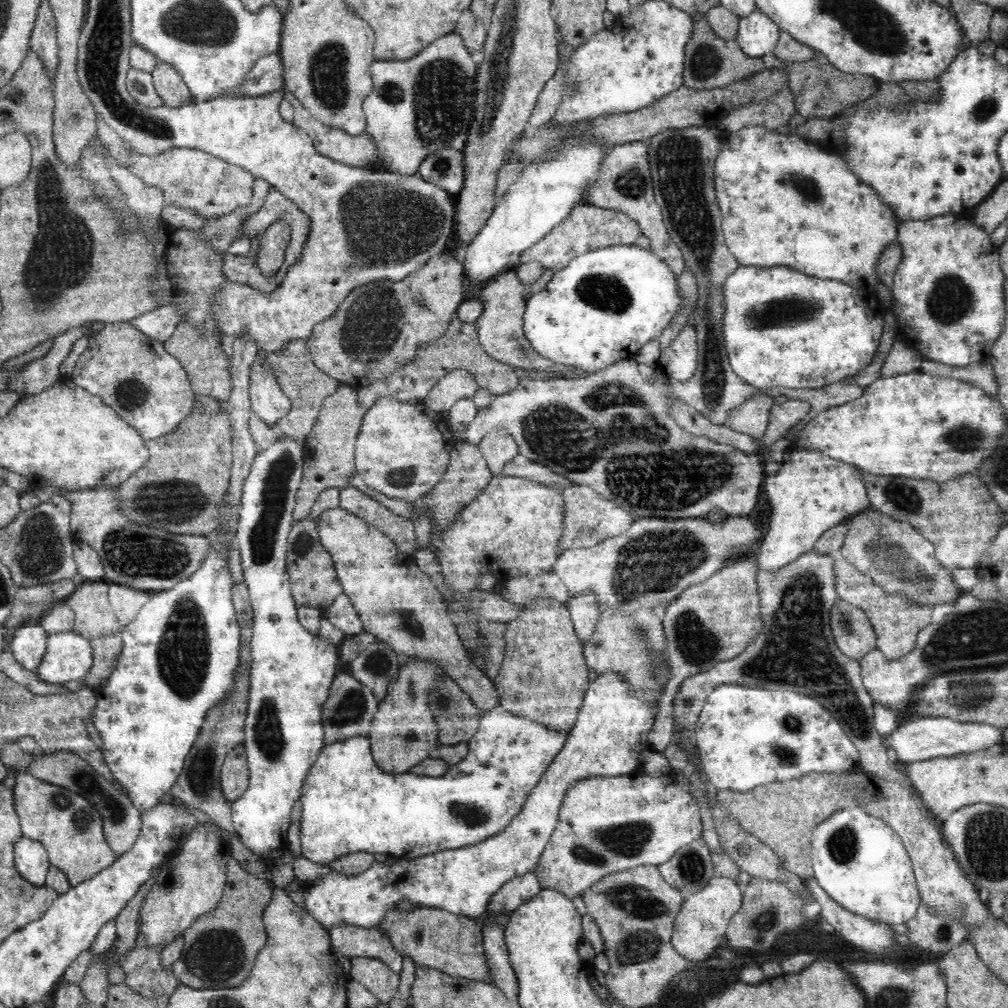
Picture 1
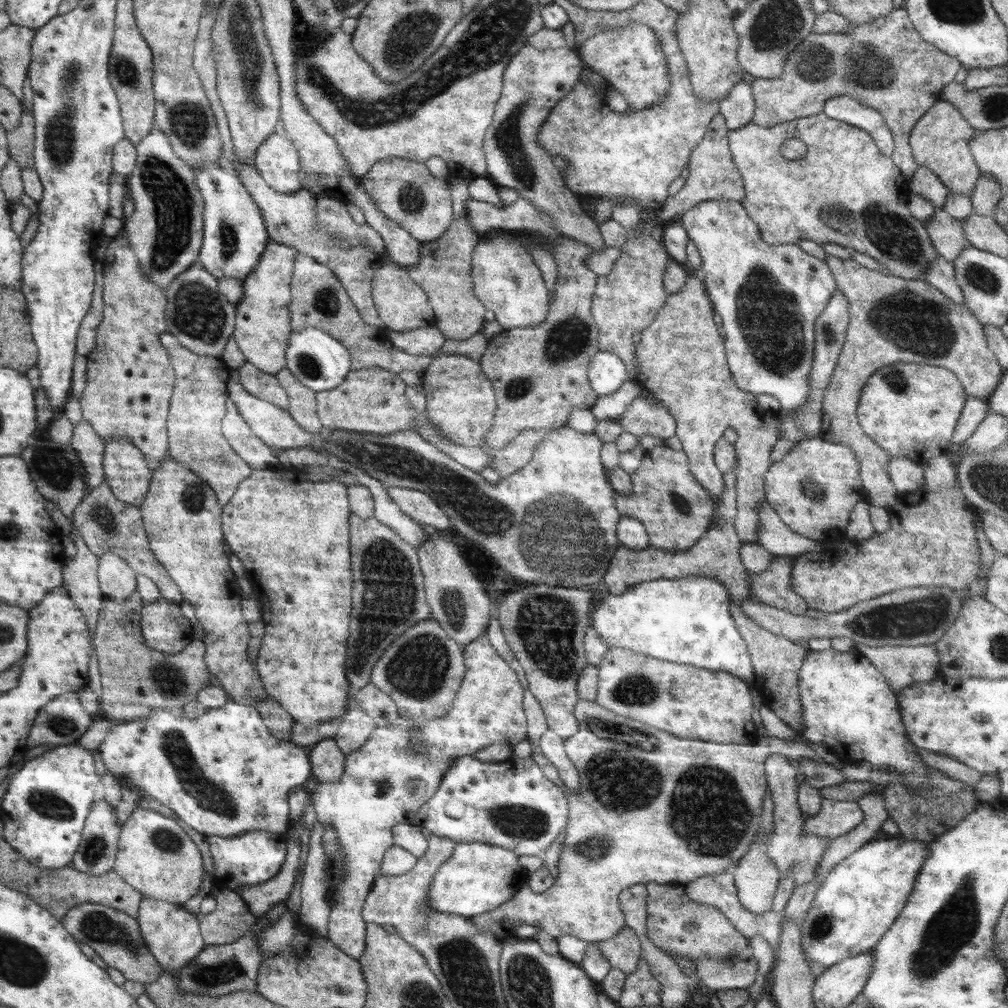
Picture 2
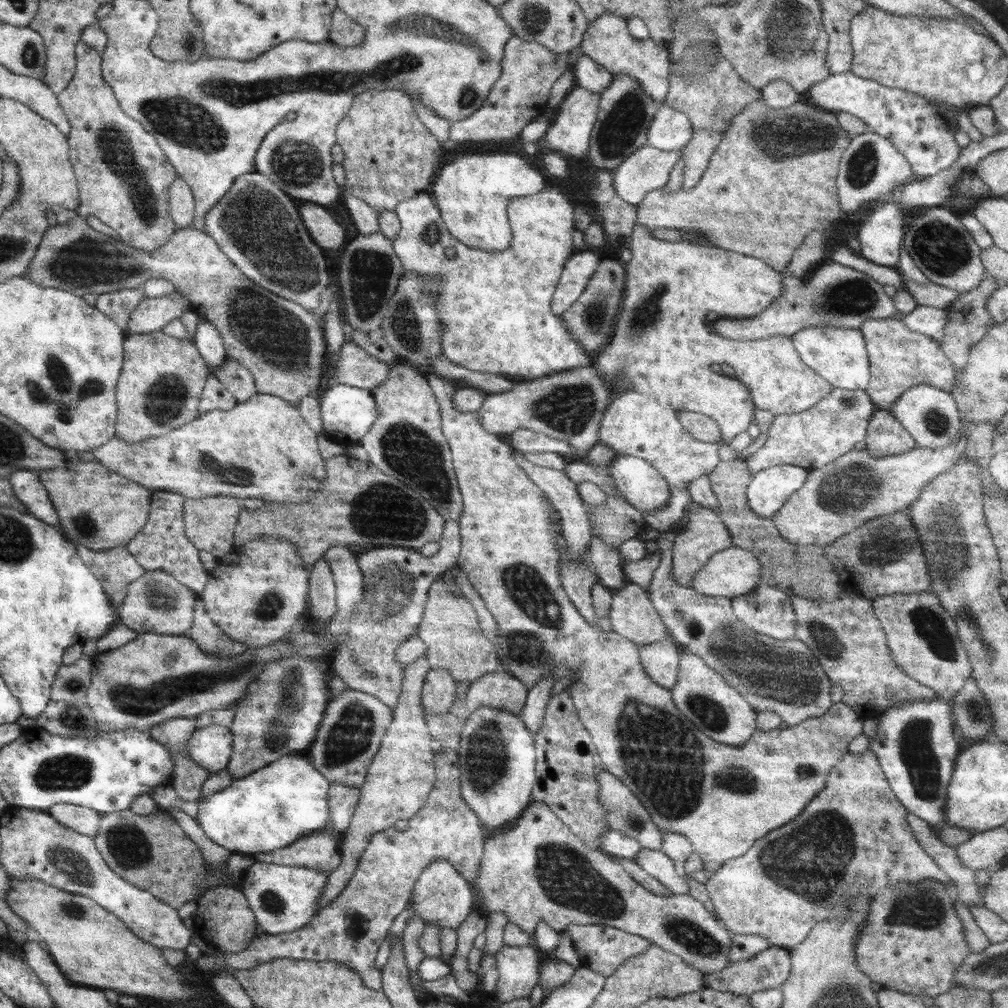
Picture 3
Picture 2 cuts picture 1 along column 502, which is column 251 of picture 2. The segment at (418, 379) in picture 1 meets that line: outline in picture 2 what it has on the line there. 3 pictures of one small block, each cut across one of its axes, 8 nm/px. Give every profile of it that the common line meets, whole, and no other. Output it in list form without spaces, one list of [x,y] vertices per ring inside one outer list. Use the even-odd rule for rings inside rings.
[[[246,360],[238,371],[240,384],[252,396],[270,402],[280,409],[288,409],[288,395],[284,387],[279,383],[275,374],[258,370],[252,363]]]

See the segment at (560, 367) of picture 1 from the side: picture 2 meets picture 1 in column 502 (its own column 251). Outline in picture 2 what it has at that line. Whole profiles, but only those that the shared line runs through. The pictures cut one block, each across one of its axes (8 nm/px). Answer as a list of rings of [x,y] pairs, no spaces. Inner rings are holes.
[[[269,239],[256,270],[242,280],[244,296],[236,304],[233,335],[247,361],[264,372],[275,374],[286,366],[286,347],[293,331],[289,311],[292,298],[289,283],[298,253],[300,251],[291,245]]]

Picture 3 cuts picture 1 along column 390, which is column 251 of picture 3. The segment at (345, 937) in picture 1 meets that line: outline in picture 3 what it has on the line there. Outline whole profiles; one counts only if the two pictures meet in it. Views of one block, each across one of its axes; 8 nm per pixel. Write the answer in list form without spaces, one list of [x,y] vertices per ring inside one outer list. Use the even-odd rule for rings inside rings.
[[[443,748],[434,756],[436,782],[430,791],[426,804],[405,825],[394,826],[375,832],[364,852],[360,855],[355,873],[348,882],[348,886],[326,908],[318,910],[312,920],[301,929],[269,935],[258,932],[253,941],[242,952],[214,951],[211,955],[202,955],[196,959],[199,968],[211,970],[219,964],[230,968],[254,968],[277,958],[293,958],[296,960],[329,960],[342,963],[349,969],[354,969],[364,985],[370,990],[380,991],[382,988],[381,969],[375,967],[378,949],[383,945],[395,918],[411,901],[411,894],[422,871],[430,866],[437,858],[446,859],[457,870],[468,885],[477,879],[477,870],[483,855],[486,832],[480,824],[476,813],[464,802],[460,788],[459,755],[452,748]]]

